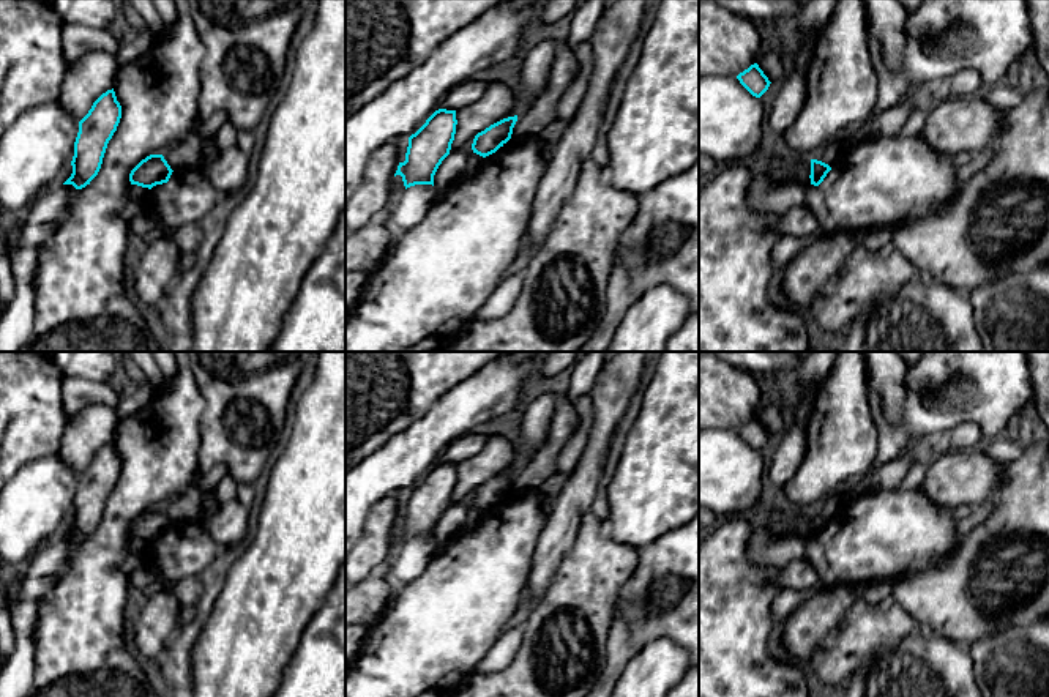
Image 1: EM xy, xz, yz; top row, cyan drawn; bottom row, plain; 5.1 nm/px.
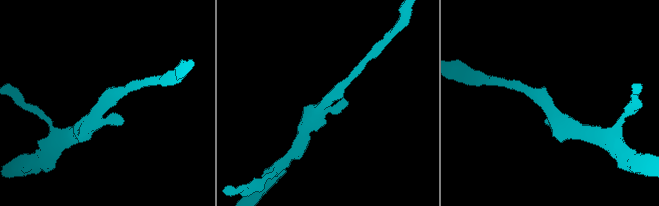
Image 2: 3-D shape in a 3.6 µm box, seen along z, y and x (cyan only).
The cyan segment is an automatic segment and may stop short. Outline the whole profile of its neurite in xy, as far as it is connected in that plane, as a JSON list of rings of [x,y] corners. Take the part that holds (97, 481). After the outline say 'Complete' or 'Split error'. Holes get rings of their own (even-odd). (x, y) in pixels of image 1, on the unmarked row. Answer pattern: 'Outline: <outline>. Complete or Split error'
Outline: [[[107,443],[79,475],[79,486],[74,495],[71,514],[73,527],[63,538],[82,542],[98,528],[109,494],[121,472],[121,459],[115,445]]]. Complete

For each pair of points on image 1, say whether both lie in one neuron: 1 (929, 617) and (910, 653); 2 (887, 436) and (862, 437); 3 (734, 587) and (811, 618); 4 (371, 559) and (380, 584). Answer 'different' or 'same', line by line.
1: different
2: different
3: different
4: different

